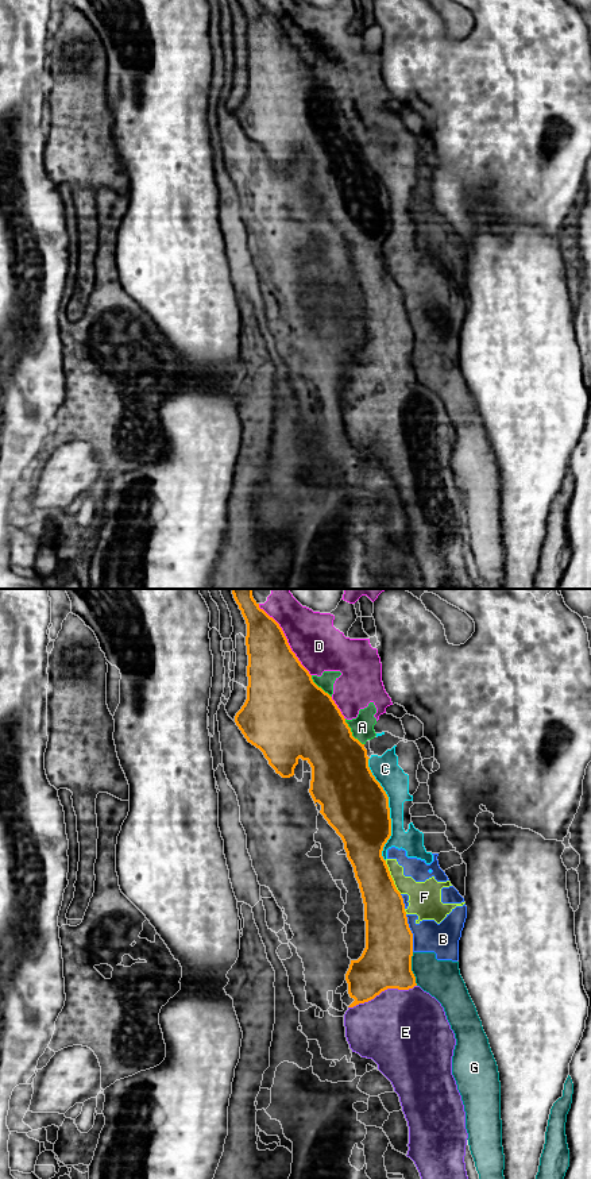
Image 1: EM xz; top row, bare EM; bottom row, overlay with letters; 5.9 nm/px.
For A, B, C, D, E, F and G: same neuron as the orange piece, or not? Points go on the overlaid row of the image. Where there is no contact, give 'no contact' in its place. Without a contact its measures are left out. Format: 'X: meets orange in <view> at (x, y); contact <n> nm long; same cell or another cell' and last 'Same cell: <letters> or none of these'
A: meets orange in xz at (351, 732); contact 200 nm long; another cell
B: meets orange in xz at (412, 933); contact 220 nm long; another cell
C: meets orange in xz at (389, 809); contact 600 nm long; another cell
D: meets orange in xz at (286, 639); contact 550 nm long; another cell
E: meets orange in xz at (382, 990); contact 440 nm long; same cell
F: meets orange in xz at (390, 877); contact 220 nm long; another cell
G: meets orange in xz at (410, 968); contact 200 nm long; another cell
Same cell: E

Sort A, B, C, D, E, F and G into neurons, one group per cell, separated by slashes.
A B C D F G / E

